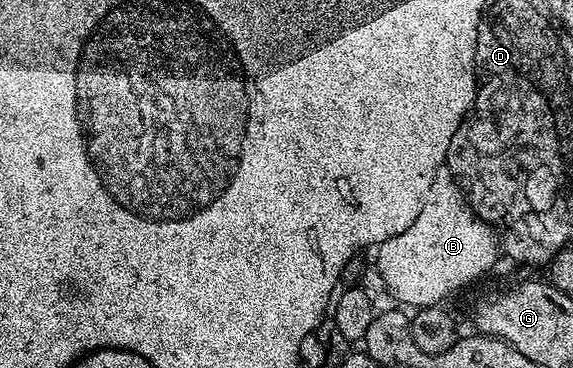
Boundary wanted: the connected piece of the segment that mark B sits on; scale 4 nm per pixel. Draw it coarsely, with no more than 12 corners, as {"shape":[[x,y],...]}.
{"shape":[[447,170],[375,248],[405,308],[443,304],[496,263],[498,239]]}

